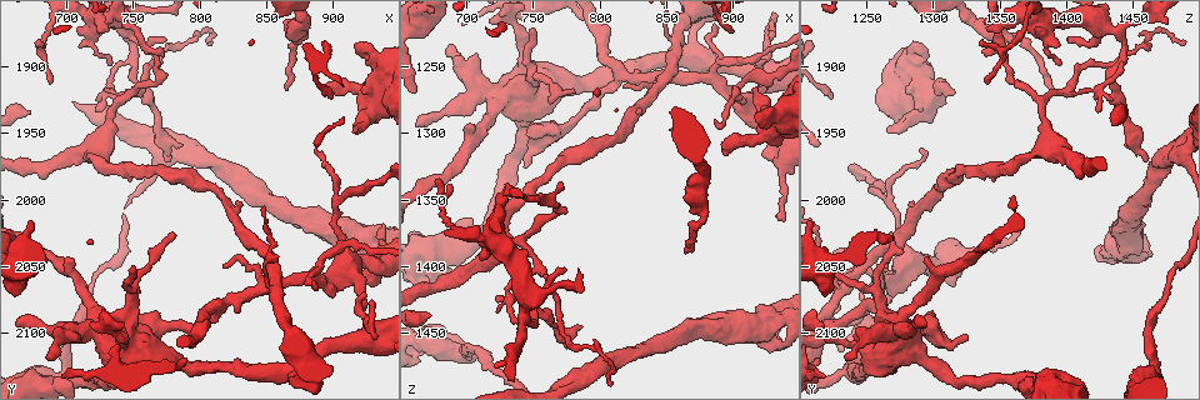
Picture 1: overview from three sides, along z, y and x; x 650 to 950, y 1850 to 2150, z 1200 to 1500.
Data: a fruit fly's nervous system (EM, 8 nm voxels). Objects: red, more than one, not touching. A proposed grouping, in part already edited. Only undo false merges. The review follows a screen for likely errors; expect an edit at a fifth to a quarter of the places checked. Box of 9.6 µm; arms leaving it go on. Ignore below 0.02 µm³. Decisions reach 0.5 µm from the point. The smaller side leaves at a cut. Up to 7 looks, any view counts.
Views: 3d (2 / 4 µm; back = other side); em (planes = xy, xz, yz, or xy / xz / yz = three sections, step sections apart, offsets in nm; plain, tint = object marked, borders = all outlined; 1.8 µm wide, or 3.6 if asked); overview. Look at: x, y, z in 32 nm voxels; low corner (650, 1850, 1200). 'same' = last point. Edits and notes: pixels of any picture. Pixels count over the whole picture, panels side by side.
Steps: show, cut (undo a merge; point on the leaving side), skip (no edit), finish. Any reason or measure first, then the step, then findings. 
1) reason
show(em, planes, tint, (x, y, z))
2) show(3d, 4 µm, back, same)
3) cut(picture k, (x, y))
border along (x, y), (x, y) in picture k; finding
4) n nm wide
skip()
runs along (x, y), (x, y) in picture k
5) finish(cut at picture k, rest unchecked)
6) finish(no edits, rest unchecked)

abrupt turn
show(em, 3.6 µm, planes, tint, (760, 2098, 1298))

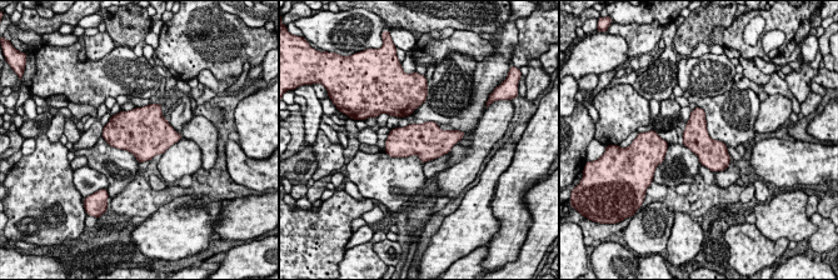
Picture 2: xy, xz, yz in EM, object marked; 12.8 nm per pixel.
skip()
all the same cell

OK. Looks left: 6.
thin neck
show(em, yz, step 8, tint, (720, 2060, 1478))

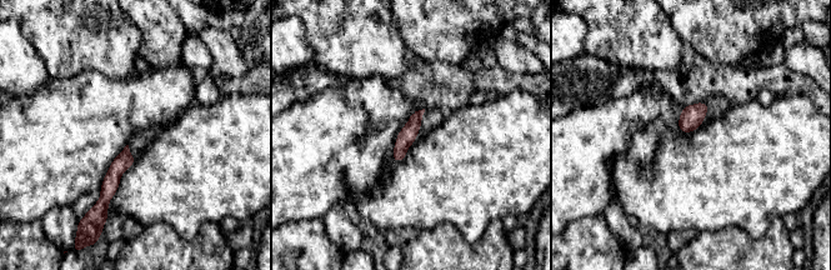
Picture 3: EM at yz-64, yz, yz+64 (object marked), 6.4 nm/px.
90 nm wide
skip()
runs along (126, 151), (113, 174), (104, 204) in picture 3; continuous, no second cell

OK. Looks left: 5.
thin neck
show(em, xz, step 16, tint, (734, 1916, 1420))

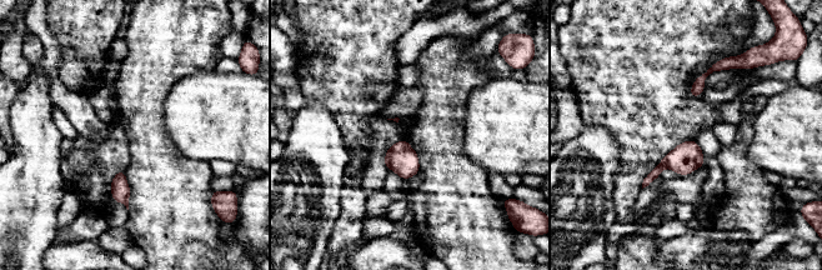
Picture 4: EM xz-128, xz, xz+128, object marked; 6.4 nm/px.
another direction
show(em, planes, borders, same)

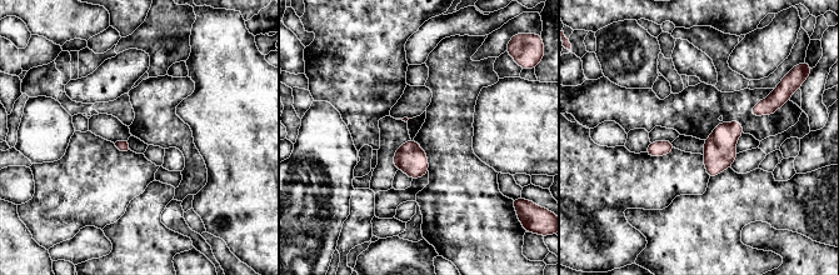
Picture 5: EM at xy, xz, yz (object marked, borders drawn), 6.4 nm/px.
60 nm wide
cut(picture 5, (395, 160))
border along (403, 145), (399, 153), (398, 168) in picture 5; two cells meet here

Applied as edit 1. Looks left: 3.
finish(cut at picture 5, rest unchecked)

